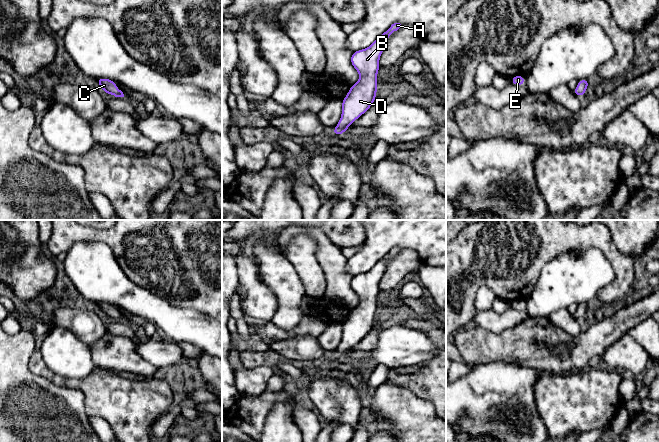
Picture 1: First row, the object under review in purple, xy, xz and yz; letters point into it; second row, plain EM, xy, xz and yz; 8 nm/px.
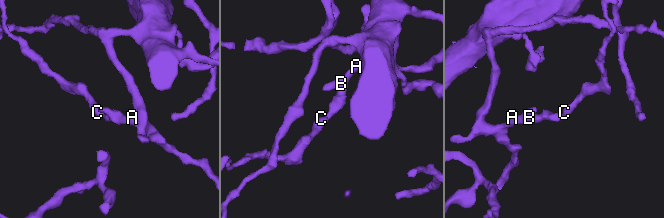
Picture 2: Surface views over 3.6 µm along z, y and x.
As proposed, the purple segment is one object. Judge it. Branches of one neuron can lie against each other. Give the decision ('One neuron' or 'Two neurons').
One neuron

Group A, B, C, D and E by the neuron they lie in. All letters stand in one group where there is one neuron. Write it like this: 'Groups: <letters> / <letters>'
Groups: A B C D E

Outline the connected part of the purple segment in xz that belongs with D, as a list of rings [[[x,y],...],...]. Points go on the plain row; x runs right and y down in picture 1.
[[[392,248],[368,272],[352,277],[350,286],[359,296],[357,307],[351,309],[348,318],[342,324],[342,340],[332,359],[343,359],[349,350],[363,339],[373,328],[377,317],[377,297],[379,282],[385,272],[388,261],[402,249]]]

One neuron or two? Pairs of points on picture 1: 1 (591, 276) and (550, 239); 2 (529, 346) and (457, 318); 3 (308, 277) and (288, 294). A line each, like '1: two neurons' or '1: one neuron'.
1: two neurons
2: two neurons
3: two neurons

